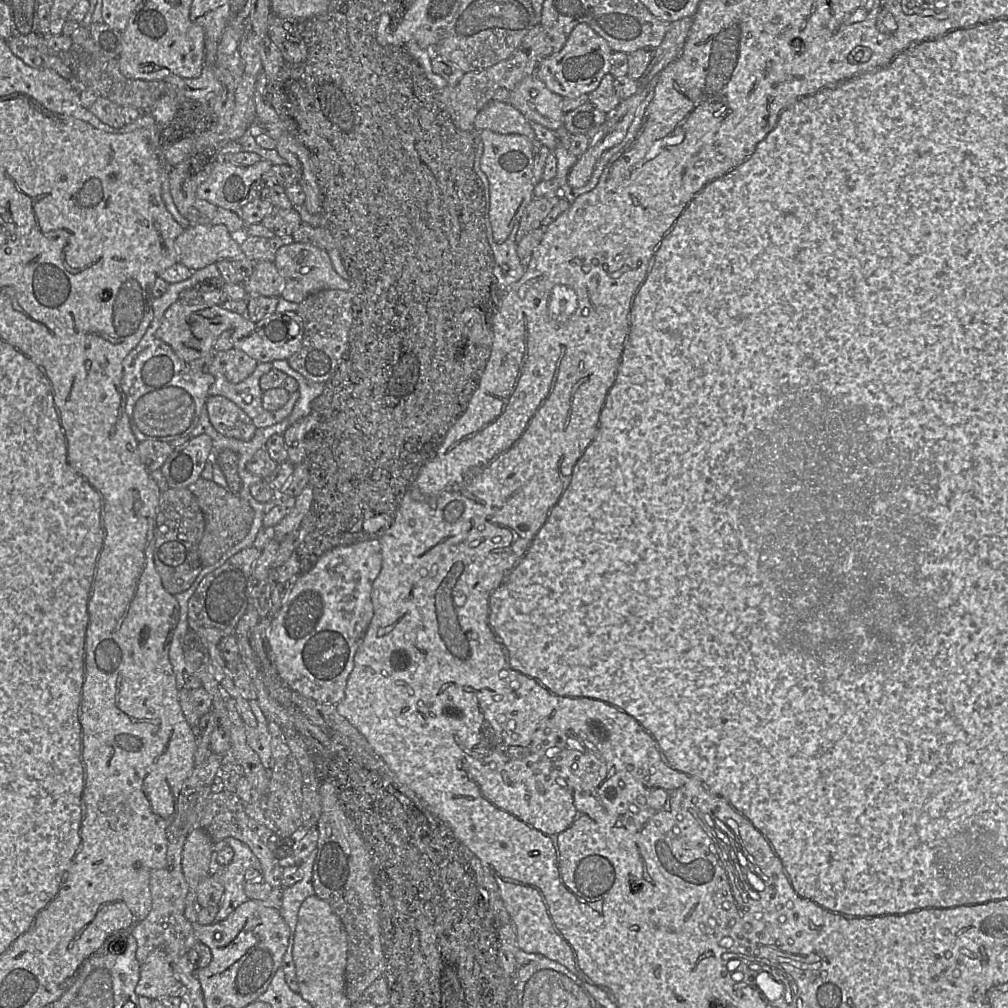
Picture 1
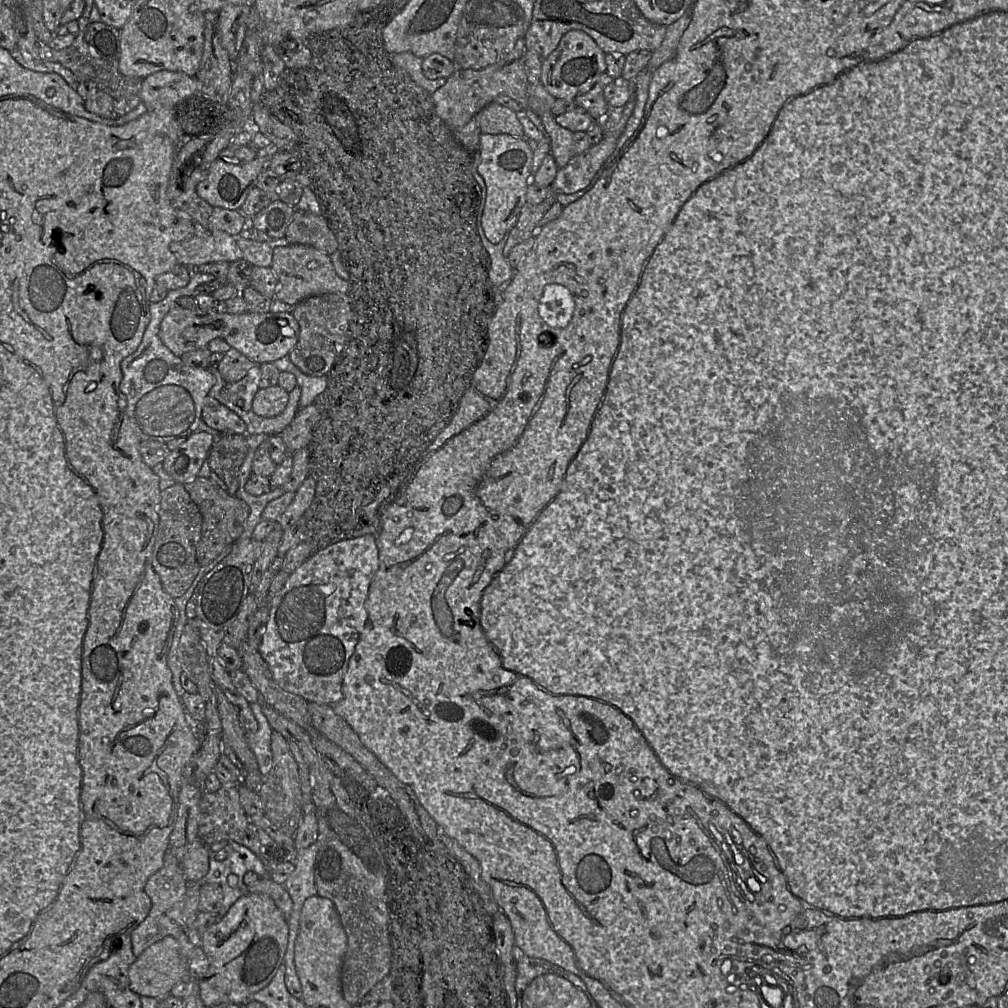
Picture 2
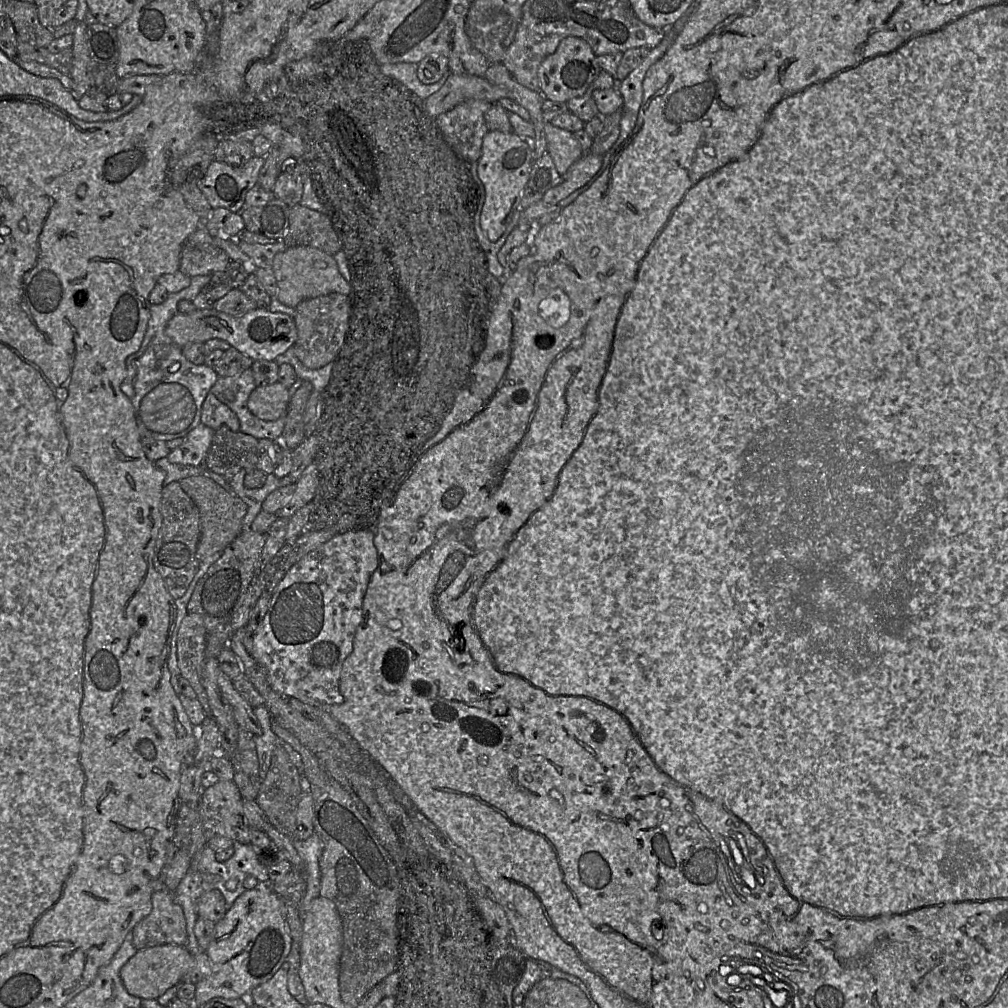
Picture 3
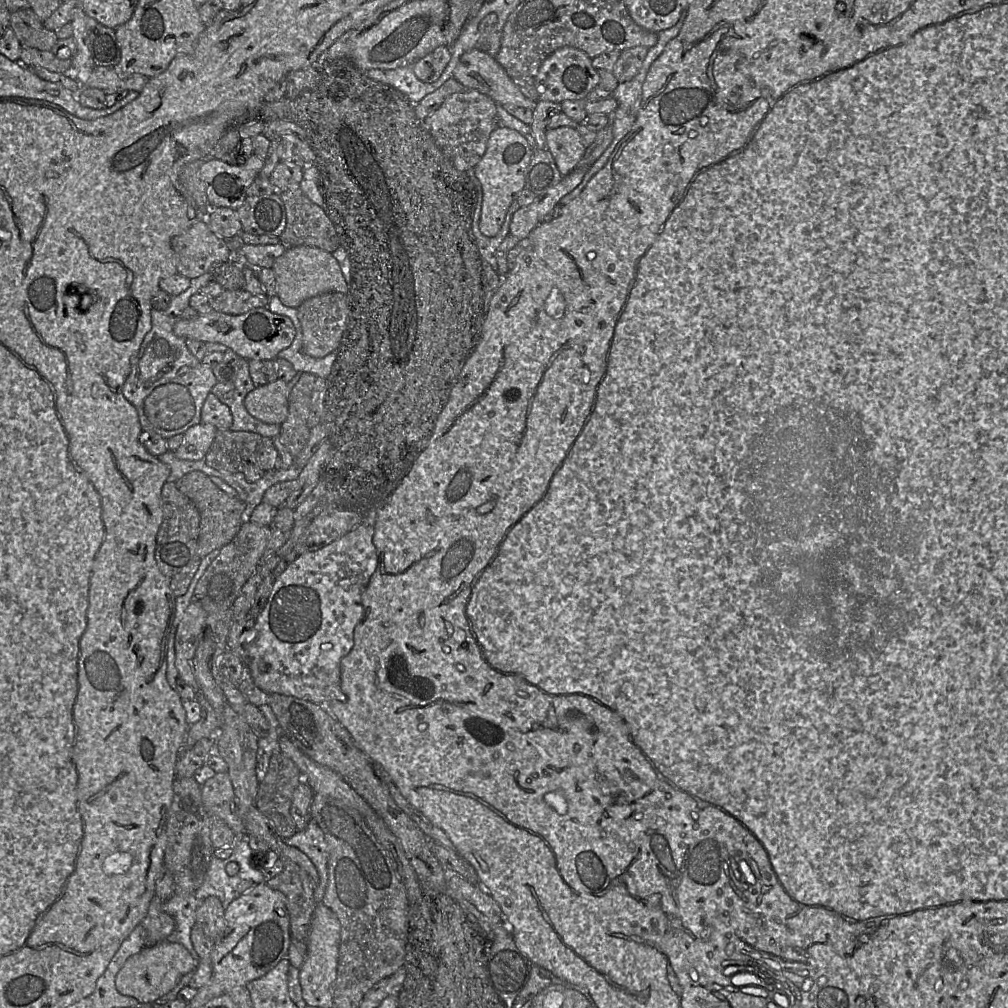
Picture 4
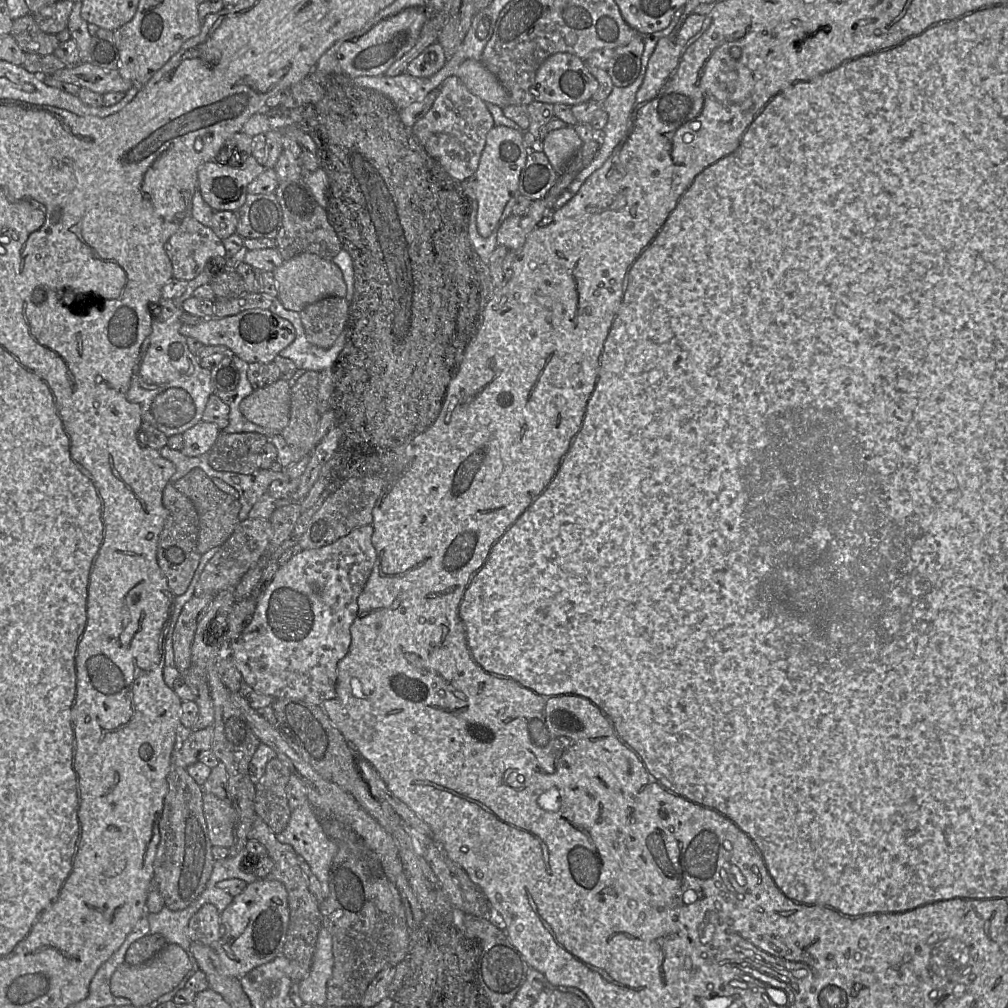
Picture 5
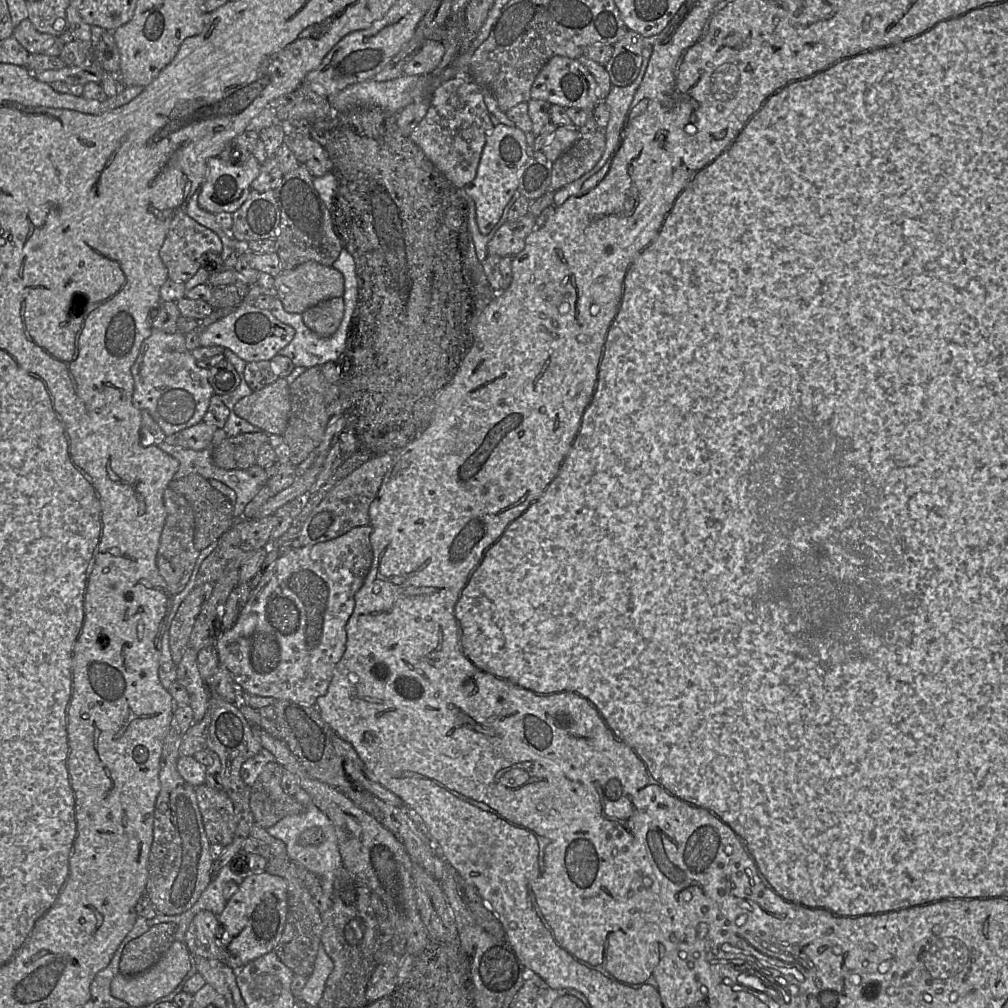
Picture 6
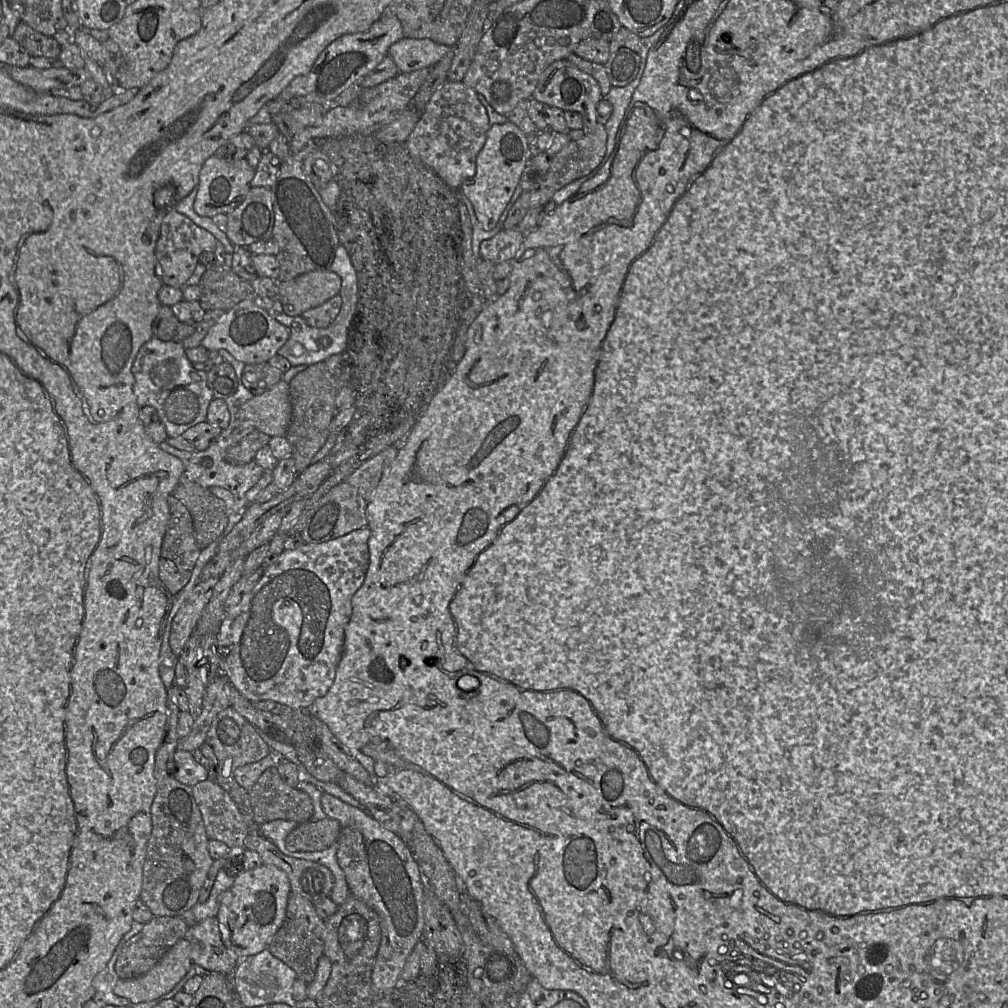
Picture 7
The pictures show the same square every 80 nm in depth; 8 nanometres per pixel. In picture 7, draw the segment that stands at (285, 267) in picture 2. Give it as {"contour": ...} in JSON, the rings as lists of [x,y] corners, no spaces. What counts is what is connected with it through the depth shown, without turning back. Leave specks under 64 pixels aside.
{"contour":[[[330,269],[315,270],[278,282],[278,296],[284,312],[299,316],[340,293],[341,277]]]}

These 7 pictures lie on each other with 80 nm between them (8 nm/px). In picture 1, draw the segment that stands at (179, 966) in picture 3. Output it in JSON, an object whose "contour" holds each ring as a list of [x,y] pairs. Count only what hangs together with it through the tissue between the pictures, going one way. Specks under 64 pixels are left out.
{"contour":[[[156,948],[140,965],[140,978],[135,992],[138,996],[145,996],[151,1000],[162,999],[169,995],[176,983],[177,979],[164,949]]]}

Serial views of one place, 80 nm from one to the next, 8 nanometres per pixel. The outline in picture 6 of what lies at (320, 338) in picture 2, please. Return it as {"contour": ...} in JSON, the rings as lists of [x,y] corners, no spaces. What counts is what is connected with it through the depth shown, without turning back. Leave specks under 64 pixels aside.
{"contour":[[[343,297],[319,302],[302,313],[304,324],[318,336],[327,338],[338,329],[344,314]]]}

